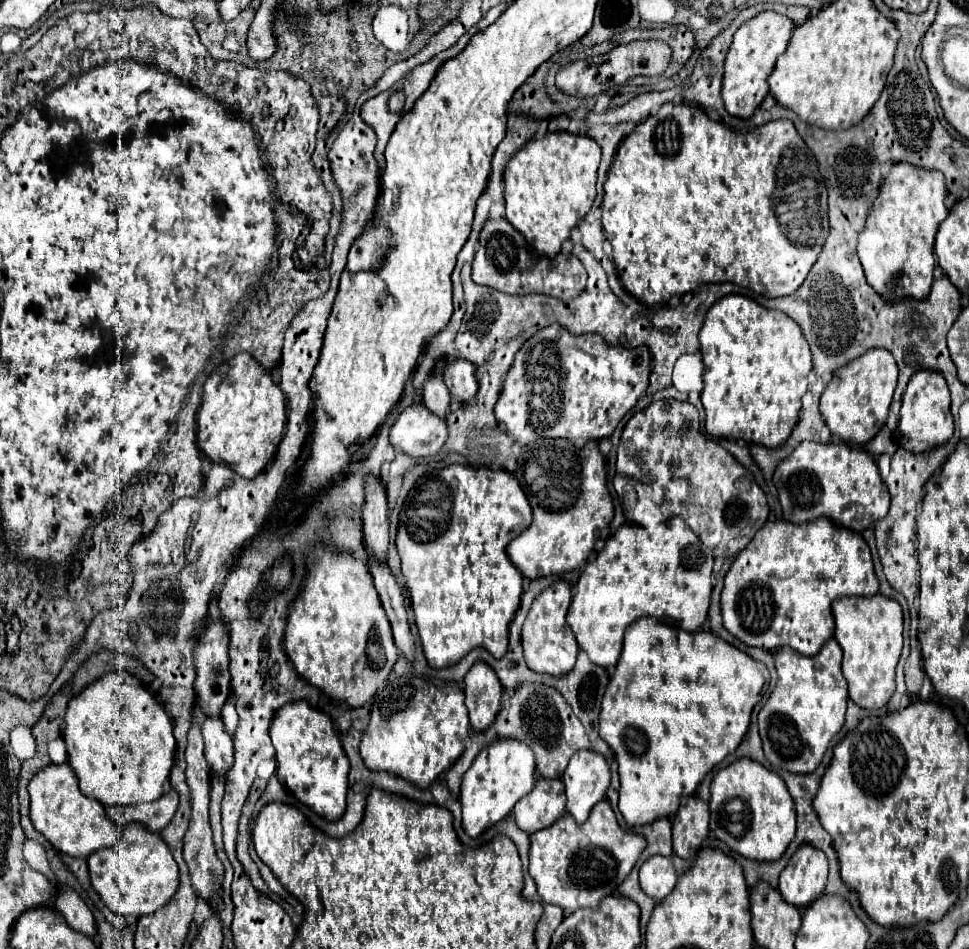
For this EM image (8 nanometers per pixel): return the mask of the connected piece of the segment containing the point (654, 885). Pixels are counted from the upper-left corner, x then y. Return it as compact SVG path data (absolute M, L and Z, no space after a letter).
M661 855L647 859L639 871L639 883L643 893L653 897L655 901L665 899L677 883L677 873L673 869L671 859Z

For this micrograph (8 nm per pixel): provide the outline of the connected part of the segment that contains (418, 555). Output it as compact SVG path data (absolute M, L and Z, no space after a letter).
M455 463L419 477L417 483L425 483L425 487L419 485L409 495L399 519L395 545L401 557L405 587L411 595L423 653L431 667L457 663L473 647L485 647L499 659L507 651L509 623L519 609L523 593L523 575L509 561L505 549L527 525L531 525L531 505L519 487L519 481L505 469L475 469Z

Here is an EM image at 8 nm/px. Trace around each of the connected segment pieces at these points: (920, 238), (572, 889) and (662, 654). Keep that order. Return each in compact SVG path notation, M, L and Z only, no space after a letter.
M909 163L891 165L857 245L869 285L885 299L925 299L929 295L935 269L933 243L939 225L949 215L943 205L945 195L947 189L941 171L911 167Z
M599 801L587 823L579 825L571 815L563 815L551 827L531 835L529 875L537 885L539 897L545 903L559 905L569 915L577 909L597 907L603 897L613 895L645 847L647 841L641 835L623 831L611 805Z
M657 619L631 623L617 669L601 701L599 735L609 743L619 763L619 811L629 825L653 823L655 819L675 815L681 799L693 795L703 777L739 747L747 733L751 711L761 701L763 687L769 681L769 671L763 663L719 636L705 630L688 633L685 635L683 629L669 627Z

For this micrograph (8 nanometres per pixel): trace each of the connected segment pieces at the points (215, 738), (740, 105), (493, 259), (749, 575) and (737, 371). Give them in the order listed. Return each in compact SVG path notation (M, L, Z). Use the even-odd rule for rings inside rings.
M203 713L201 733L205 741L205 757L213 773L227 775L233 765L233 739L225 731L221 715Z
M763 11L749 19L733 37L733 43L729 47L727 59L725 59L725 75L723 75L723 103L725 109L741 119L749 119L753 111L761 105L761 101L769 93L769 75L775 67L777 57L787 49L789 39L793 35L795 23L775 11Z
M501 217L501 219L489 219L479 233L479 249L473 261L473 281L509 295L543 293L567 301L571 297L577 297L585 289L587 273L583 263L575 255L567 255L567 257L557 255L555 259L537 257L527 247L523 235L519 235L519 231L515 231L511 223L507 223Z
M785 519L767 521L743 549L731 569L725 575L721 591L721 613L723 625L745 645L761 649L779 649L783 645L793 647L803 655L817 655L819 649L833 637L833 615L831 603L841 597L875 595L879 589L871 551L861 533L847 531L831 523L831 519L813 519L811 523L787 523Z
M725 295L705 315L699 331L705 365L701 403L705 407L705 429L715 437L745 439L765 447L779 447L787 441L801 411L801 397L807 393L811 351L801 327L781 311L765 309L743 295Z

